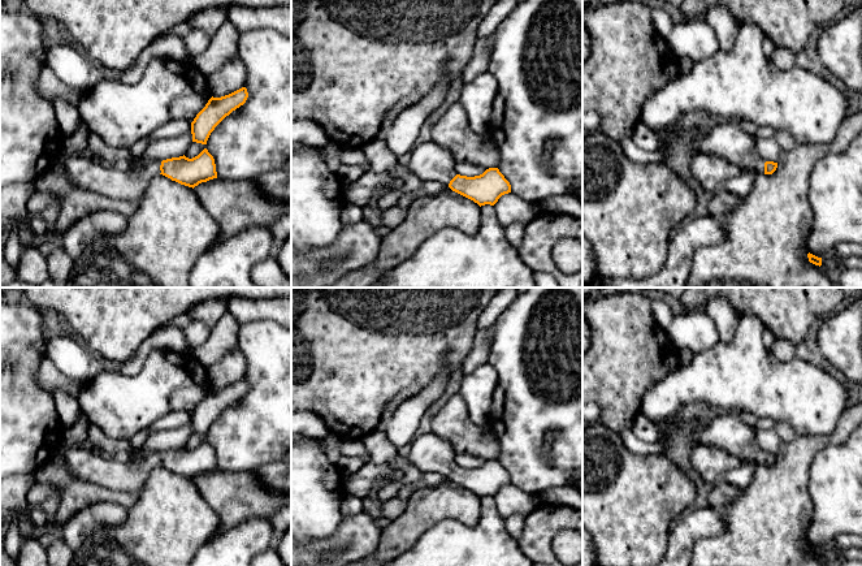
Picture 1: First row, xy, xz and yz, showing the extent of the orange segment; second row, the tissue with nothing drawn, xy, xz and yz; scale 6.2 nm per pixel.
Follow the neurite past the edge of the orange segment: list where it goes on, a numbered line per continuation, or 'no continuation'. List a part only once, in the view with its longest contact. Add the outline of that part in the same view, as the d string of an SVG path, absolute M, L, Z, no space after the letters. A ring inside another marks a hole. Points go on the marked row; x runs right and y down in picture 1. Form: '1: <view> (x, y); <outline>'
1: xy (129, 185); M60 152L57 160L66 168L79 190L134 203L138 203L150 180L161 173L161 160L142 164L135 159L126 170L105 168L83 157L66 156L64 152Z

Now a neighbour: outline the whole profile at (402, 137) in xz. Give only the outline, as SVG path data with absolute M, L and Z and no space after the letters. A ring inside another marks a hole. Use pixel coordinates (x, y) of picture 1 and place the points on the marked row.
M445 73L439 83L426 96L399 113L384 141L393 157L403 156L415 148L421 126L443 103L446 92L447 74Z

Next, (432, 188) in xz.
M429 181L429 182L423 182L420 189L416 191L417 196L429 196L429 195L437 195L442 190L445 190L446 185L442 185L437 181Z

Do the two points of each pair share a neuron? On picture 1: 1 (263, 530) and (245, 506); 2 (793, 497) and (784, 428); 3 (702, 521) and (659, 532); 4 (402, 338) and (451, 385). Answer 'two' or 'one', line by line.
1: two
2: two
3: two
4: two

